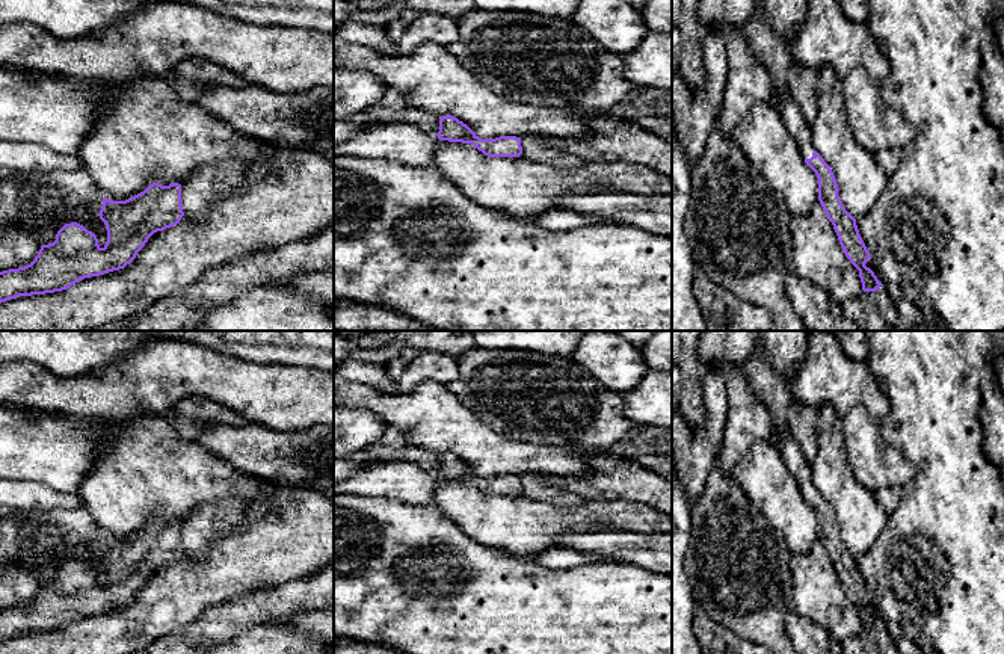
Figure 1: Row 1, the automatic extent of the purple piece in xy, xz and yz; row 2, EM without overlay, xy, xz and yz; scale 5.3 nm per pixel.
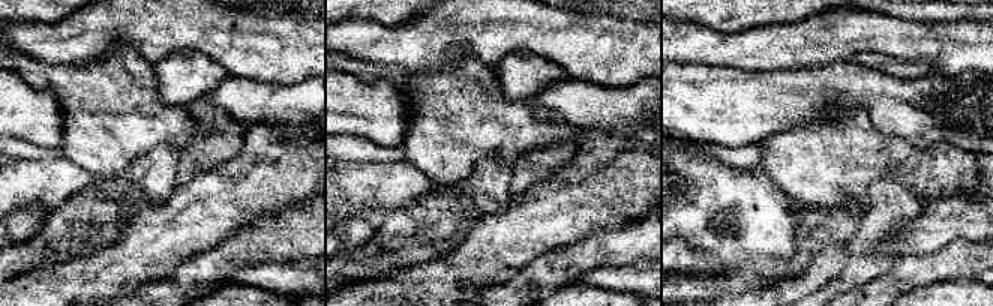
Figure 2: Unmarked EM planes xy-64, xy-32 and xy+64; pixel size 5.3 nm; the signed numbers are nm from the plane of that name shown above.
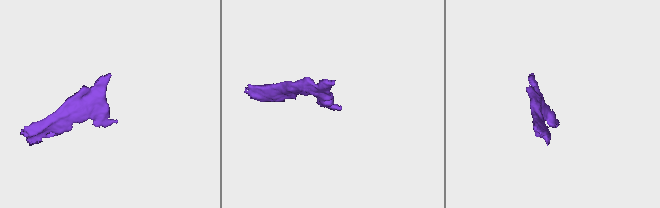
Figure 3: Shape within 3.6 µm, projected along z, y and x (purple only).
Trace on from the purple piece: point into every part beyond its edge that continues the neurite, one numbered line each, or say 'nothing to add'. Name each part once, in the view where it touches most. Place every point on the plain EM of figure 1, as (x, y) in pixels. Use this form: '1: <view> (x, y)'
1: yz (793, 456)
2: yz (886, 645)

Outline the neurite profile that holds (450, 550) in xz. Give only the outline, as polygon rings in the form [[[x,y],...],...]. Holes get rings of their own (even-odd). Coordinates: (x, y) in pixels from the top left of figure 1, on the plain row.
[[[337,494],[334,636],[405,654],[672,654],[672,574],[607,559],[553,571],[470,538],[433,504]]]

